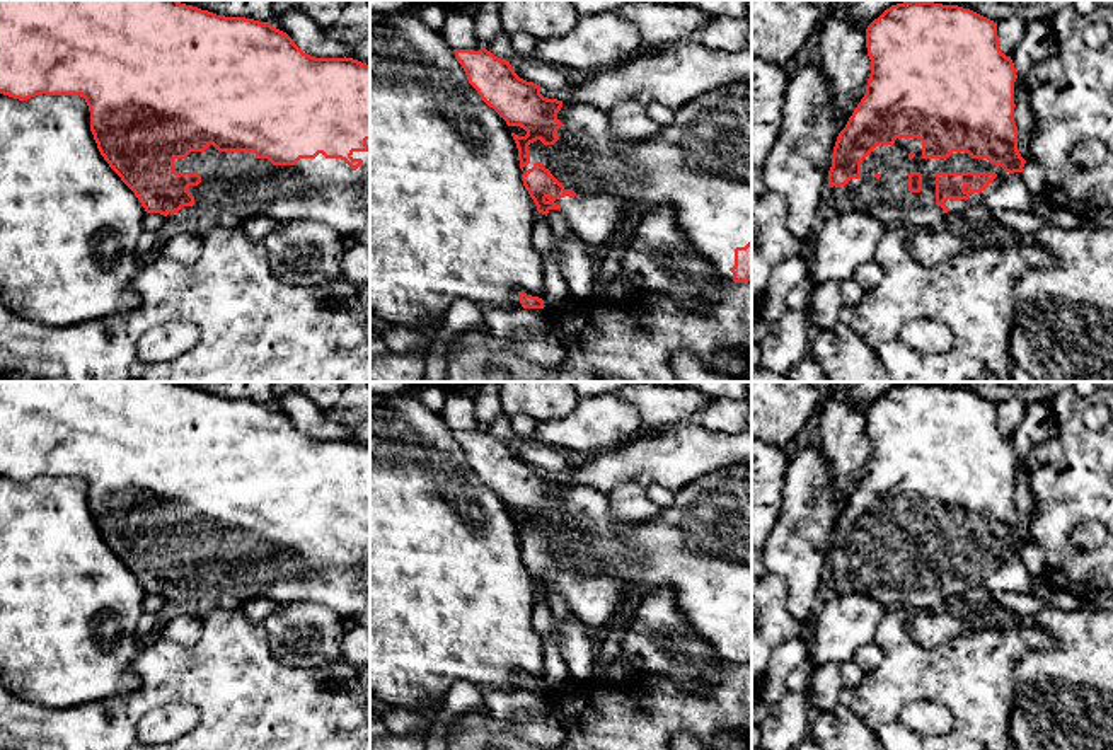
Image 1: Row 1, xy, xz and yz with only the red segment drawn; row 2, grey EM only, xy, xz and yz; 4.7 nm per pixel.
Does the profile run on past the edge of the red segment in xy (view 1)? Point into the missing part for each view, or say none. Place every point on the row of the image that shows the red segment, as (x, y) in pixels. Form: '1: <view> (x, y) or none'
1: xy (321, 190)

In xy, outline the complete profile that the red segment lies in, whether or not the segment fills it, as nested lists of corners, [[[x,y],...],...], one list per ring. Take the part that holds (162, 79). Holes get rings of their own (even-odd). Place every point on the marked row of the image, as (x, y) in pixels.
[[[0,0],[0,94],[19,101],[43,94],[84,97],[90,111],[90,131],[104,160],[147,213],[160,213],[182,230],[210,228],[223,213],[242,218],[268,216],[280,225],[324,223],[341,239],[370,249],[370,65],[346,56],[310,56],[269,22],[216,15],[179,0]]]

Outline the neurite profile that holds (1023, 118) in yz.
[[[1021,80],[1014,82],[1014,121],[1018,126],[1018,150],[1028,162],[1031,159],[1031,138],[1033,138],[1033,116],[1028,106],[1028,90]]]

